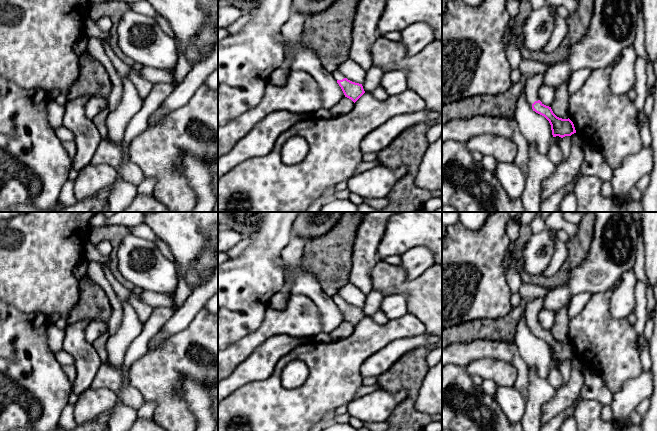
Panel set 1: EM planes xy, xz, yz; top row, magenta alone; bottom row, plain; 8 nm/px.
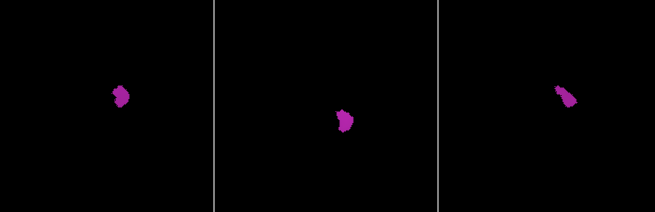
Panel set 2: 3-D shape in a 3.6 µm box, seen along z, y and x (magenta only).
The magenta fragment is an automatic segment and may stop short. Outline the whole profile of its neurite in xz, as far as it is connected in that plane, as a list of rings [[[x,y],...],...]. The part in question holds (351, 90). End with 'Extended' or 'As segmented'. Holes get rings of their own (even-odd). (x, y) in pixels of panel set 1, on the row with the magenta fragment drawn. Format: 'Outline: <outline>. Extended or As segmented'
Outline: [[[335,70],[332,75],[341,87],[345,97],[351,99],[354,103],[365,93],[362,84],[348,80],[338,70]]]. Extended

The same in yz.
Outline: [[[544,73],[528,76],[524,85],[524,94],[529,105],[533,111],[544,116],[551,125],[553,137],[559,136],[561,138],[565,136],[571,136],[576,133],[573,122],[568,119],[562,119],[557,117],[551,107],[544,105],[538,97],[538,91],[543,85]]]. Extended

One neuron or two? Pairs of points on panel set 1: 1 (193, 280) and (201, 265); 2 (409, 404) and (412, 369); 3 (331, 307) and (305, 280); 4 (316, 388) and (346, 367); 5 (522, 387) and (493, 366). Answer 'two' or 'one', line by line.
1: one
2: one
3: one
4: one
5: two

